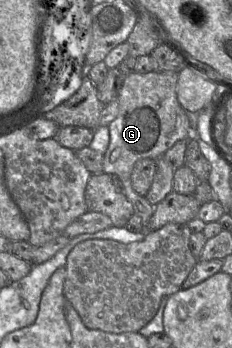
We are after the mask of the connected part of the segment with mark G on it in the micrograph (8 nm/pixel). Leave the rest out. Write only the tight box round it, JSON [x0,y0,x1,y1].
[103,71,198,227]

